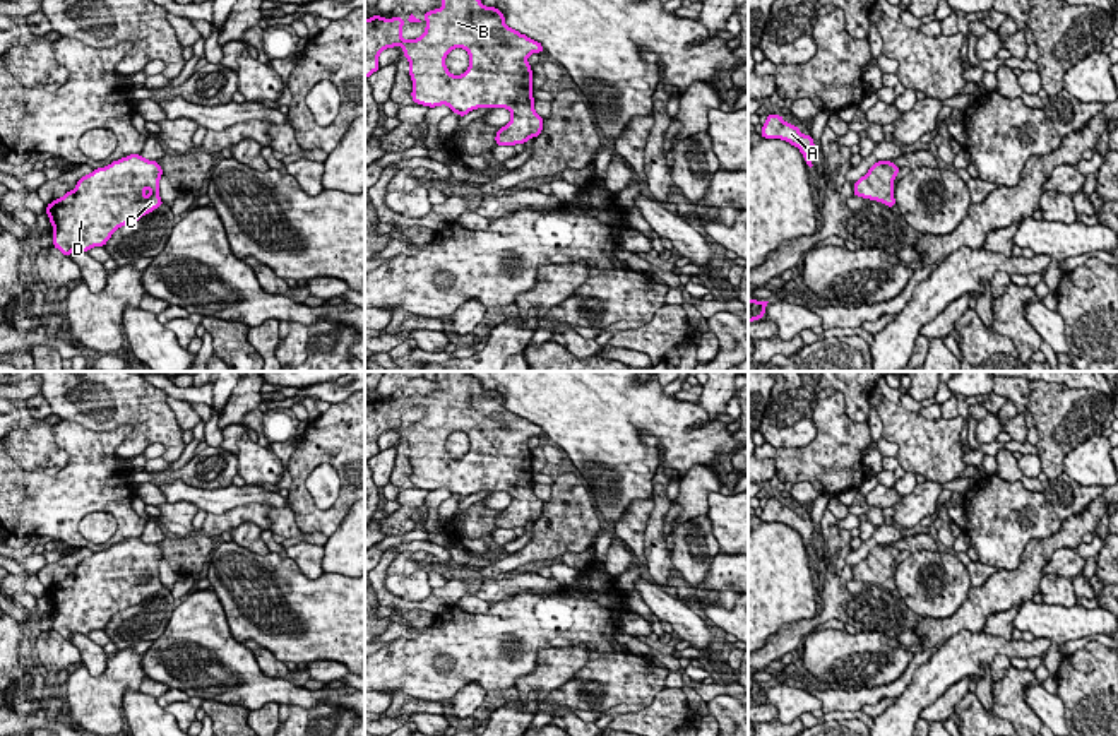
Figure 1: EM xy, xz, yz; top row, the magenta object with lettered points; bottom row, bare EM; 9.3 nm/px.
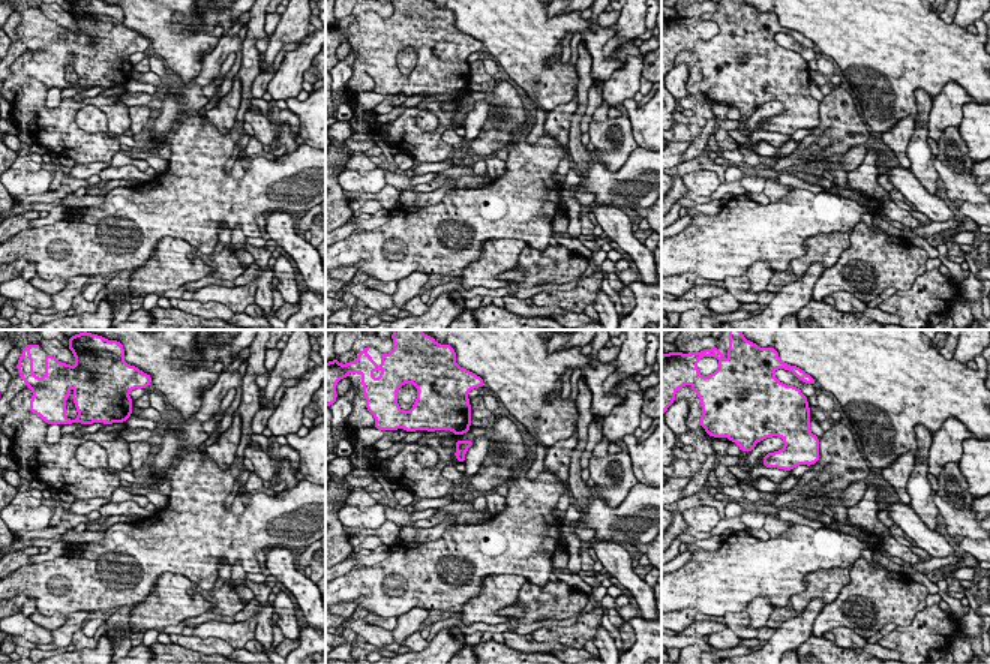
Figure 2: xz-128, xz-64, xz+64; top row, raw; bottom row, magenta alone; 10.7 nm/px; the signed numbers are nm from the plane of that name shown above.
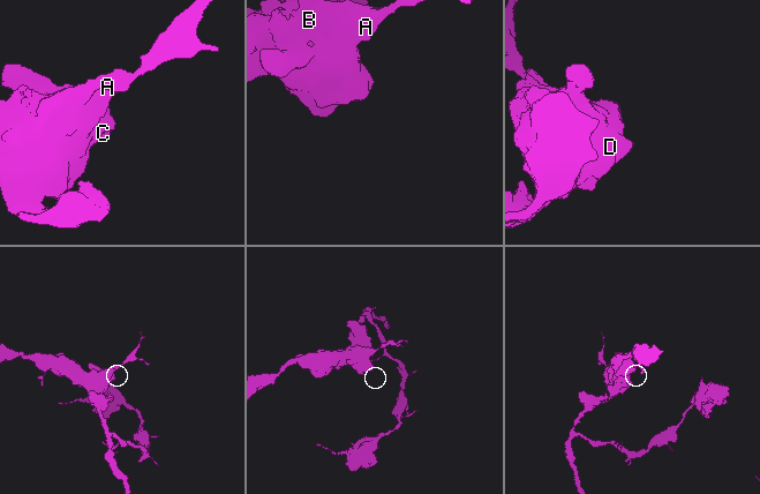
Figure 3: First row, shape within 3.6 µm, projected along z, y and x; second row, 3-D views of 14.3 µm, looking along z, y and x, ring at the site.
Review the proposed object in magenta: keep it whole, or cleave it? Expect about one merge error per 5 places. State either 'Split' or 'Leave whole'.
Leave whole

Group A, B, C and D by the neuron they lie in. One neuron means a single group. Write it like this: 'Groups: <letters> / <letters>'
Groups: A B C D

